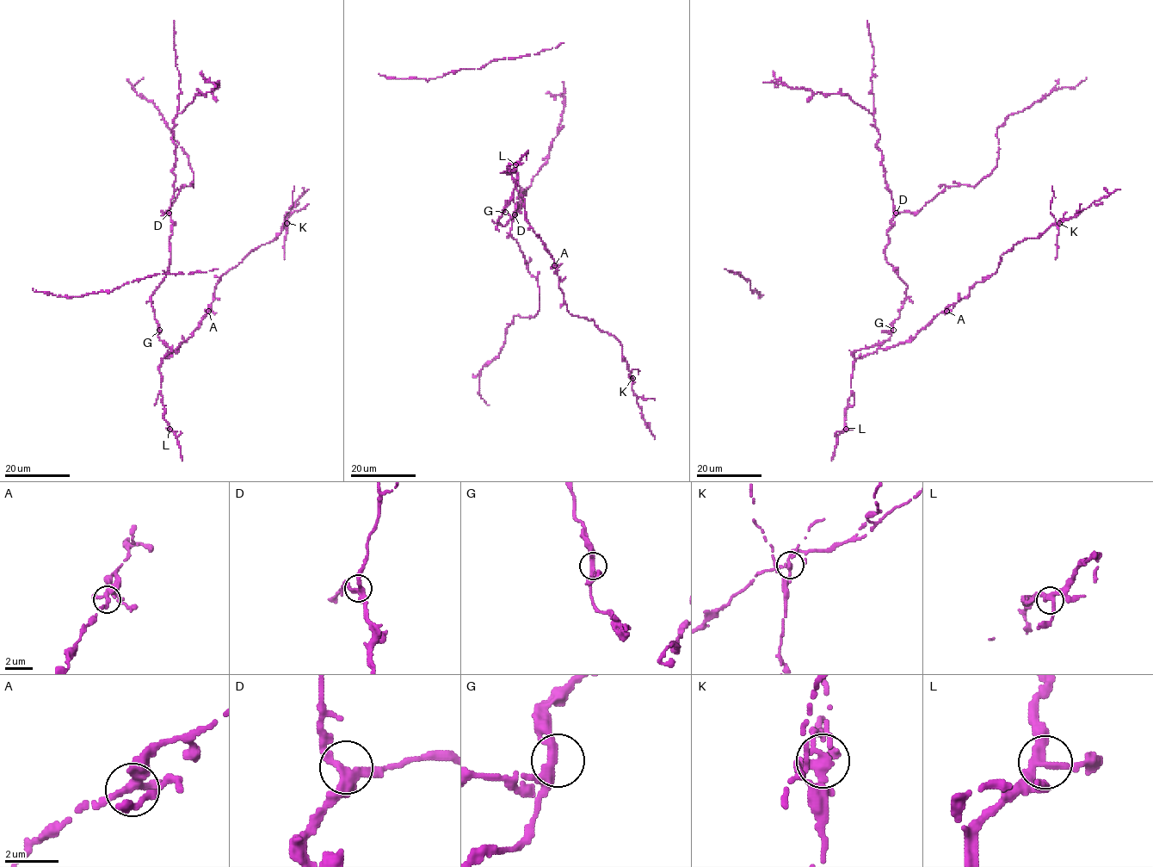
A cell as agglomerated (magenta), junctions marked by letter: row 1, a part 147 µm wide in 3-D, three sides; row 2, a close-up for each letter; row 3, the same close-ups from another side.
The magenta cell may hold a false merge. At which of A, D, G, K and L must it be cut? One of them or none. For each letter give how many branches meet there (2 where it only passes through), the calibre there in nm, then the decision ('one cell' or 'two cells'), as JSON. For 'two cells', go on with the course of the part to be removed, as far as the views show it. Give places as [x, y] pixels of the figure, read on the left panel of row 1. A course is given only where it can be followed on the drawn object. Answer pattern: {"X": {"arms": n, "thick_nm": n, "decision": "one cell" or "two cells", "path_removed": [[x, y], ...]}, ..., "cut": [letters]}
{"A": {"arms": 3, "thick_nm": 280, "decision": "one cell"}, "D": {"arms": 3, "thick_nm": 320, "decision": "one cell"}, "G": {"arms": 3, "thick_nm": 280, "decision": "one cell"}, "K": {"arms": 3, "thick_nm": 280, "decision": "two cells", "path_removed": [[286, 223], [284, 225], [284, 219], [292, 204], [293, 187]]}, "L": {"arms": 3, "thick_nm": 280, "decision": "one cell"}, "cut": ["K"]}

